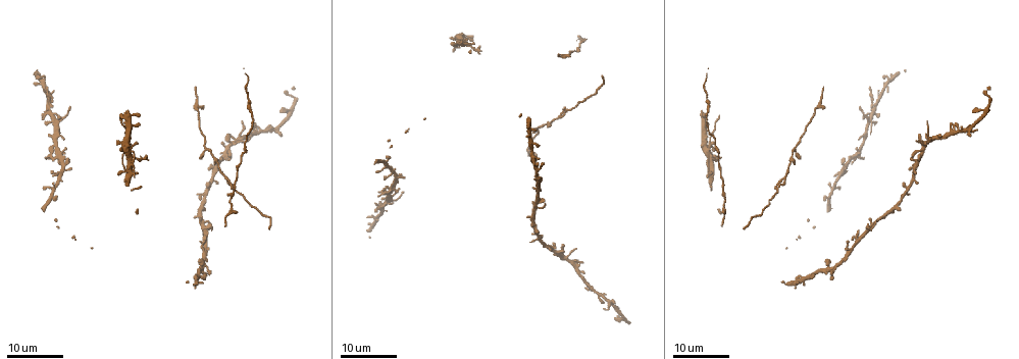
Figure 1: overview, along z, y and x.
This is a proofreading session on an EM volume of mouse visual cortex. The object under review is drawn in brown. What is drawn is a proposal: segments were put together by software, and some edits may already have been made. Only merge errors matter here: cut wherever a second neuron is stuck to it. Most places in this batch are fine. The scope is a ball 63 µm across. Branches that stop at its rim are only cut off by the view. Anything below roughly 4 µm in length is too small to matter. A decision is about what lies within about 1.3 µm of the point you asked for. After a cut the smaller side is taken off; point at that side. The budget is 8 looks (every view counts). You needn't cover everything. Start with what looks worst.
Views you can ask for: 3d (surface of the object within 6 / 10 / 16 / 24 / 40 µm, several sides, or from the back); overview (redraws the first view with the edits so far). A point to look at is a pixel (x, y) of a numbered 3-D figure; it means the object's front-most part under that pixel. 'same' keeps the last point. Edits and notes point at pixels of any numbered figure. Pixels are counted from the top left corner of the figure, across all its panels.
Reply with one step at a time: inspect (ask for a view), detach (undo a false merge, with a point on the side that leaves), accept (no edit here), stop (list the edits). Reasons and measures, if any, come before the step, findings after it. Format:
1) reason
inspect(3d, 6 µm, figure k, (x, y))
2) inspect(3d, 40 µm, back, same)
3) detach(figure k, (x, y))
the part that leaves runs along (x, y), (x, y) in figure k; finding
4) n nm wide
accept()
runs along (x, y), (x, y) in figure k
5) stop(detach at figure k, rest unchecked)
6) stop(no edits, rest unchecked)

inspect(3d, 16 µm, figure 1, (202, 147))

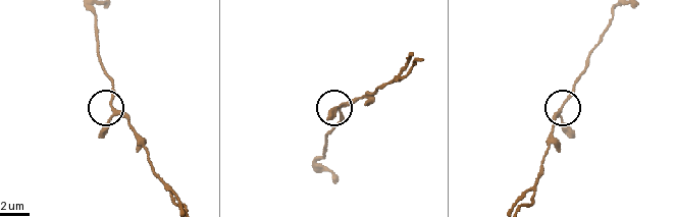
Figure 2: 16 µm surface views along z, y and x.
inspect(3d, 10 µm, figure 2, (563, 104))

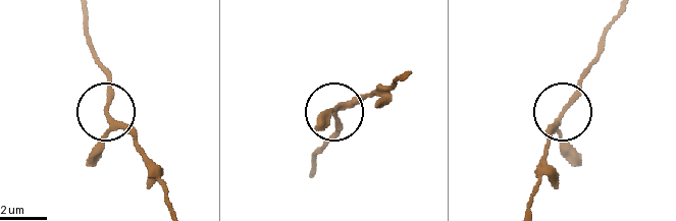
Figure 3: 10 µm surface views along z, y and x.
accept()
continuous, no second neuron

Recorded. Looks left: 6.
inspect(3d, 24 µm, figure 1, (815, 112))

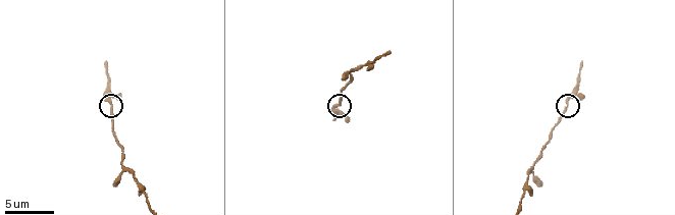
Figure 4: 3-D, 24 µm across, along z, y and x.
inspect(3d, 10 µm, figure 4, (566, 101))

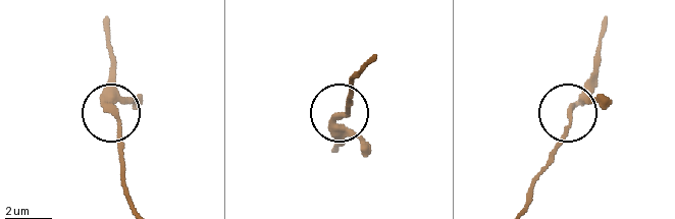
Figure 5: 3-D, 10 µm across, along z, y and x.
accept()
continuous, no second neuron

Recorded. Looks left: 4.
inspect(3d, 16 µm, figure 1, (56, 141))

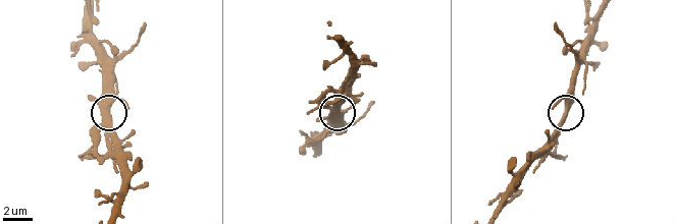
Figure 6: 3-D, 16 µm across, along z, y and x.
closer look
inspect(3d, 10 µm, figure 6, (109, 104))

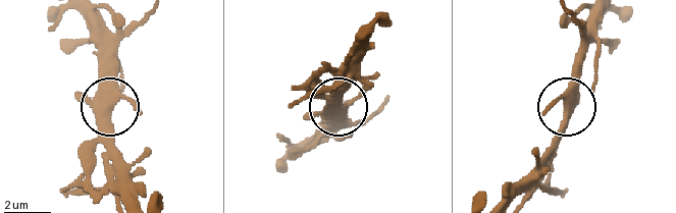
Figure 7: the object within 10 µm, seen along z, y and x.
accept()
all the same neuron

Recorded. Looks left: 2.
three-way junction
inspect(3d, 24 µm, figure 1, (204, 194))

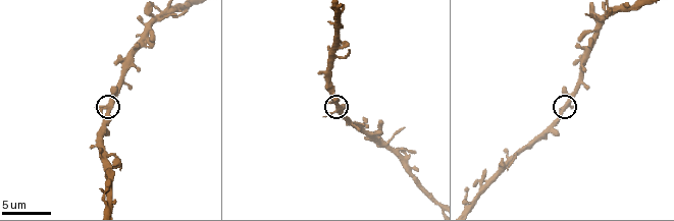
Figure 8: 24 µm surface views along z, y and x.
zoom in
inspect(3d, 6 µm, figure 8, (566, 108))

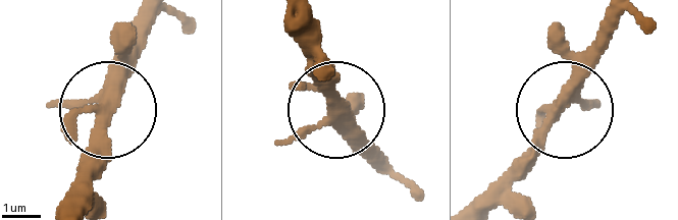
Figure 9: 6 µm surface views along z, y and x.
3 arms
accept()
runs along (73, 205), (115, 69), (139, 43) in figure 9; all the same neuron

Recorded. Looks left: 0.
stop(no edits, rest unchecked)

